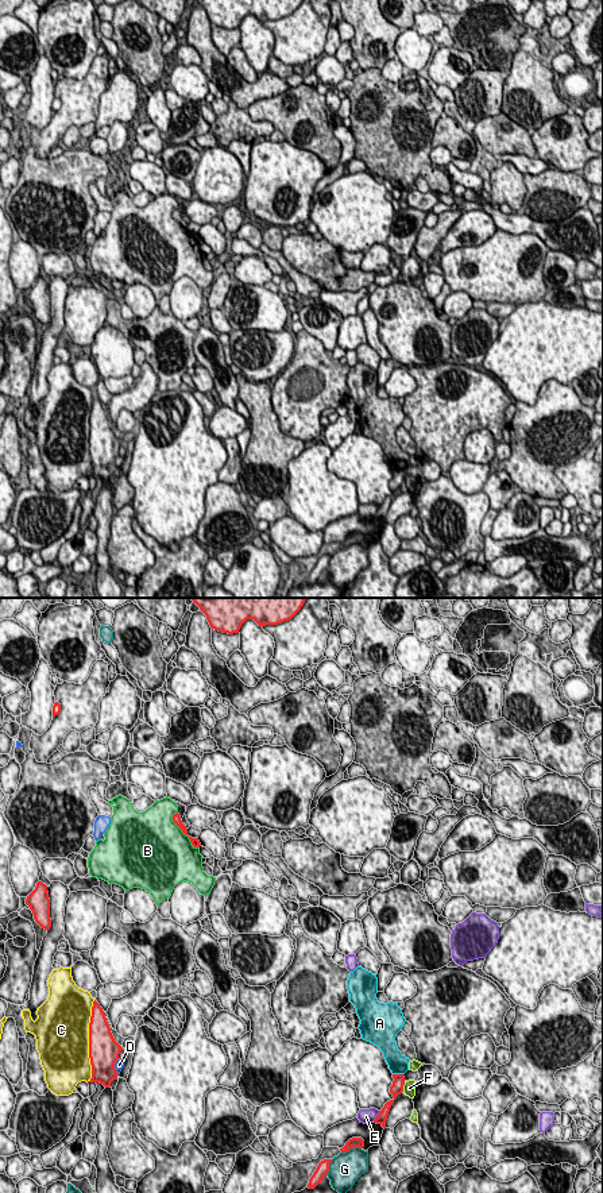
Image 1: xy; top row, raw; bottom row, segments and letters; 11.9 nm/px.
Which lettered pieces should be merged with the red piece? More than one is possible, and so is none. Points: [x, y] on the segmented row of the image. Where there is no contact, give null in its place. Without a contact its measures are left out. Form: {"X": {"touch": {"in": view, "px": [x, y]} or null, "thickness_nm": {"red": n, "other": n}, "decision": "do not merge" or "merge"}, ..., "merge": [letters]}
{"A": {"touch": {"in": "xy", "px": [398, 1074]}, "thickness_nm": {"red": 160, "other": 240}, "decision": "do not merge"}, "B": {"touch": {"in": "xy", "px": [182, 831]}, "thickness_nm": {"red": 100, "other": 500}, "decision": "do not merge"}, "C": {"touch": {"in": "xy", "px": [89, 1041]}, "thickness_nm": {"red": 360, "other": 480}, "decision": "do not merge"}, "D": {"touch": {"in": "xy", "px": [113, 1066]}, "thickness_nm": {"red": 360, "other": 100}, "decision": "do not merge"}, "E": {"touch": {"in": "xy", "px": [377, 1116]}, "thickness_nm": {"red": 130, "other": 160}, "decision": "do not merge"}, "F": {"touch": {"in": "xy", "px": [402, 1087]}, "thickness_nm": {"red": 160, "other": 160}, "decision": "do not merge"}, "G": {"touch": {"in": "xy", "px": [351, 1147]}, "thickness_nm": {"red": 130, "other": 360}, "decision": "do not merge"}, "merge": []}

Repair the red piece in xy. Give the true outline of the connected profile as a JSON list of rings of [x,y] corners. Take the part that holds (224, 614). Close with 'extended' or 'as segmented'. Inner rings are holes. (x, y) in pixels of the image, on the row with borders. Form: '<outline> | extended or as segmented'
[[[192,598],[206,615],[212,629],[233,634],[239,633],[247,619],[254,619],[259,626],[278,625],[291,619],[308,598]]] | as segmented

